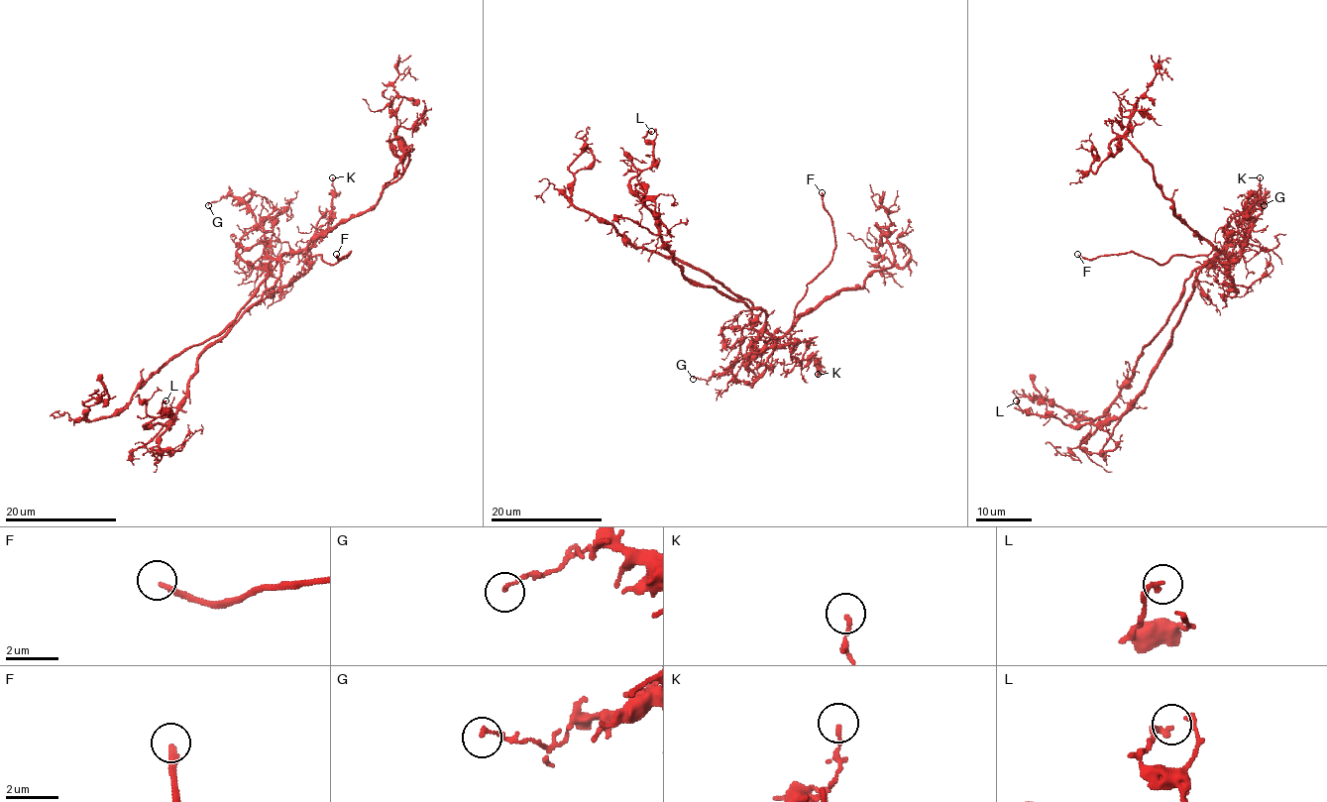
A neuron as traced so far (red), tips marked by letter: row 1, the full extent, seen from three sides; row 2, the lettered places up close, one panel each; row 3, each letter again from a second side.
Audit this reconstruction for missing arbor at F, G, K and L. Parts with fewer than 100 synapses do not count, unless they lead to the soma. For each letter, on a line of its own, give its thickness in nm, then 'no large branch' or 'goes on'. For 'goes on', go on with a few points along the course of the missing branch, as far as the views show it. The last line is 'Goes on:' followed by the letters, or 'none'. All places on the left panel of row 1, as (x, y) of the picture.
F: 220 nm | goes on | (336, 254), (346, 236), (349, 242)
G: 130 nm | no large branch
K: 130 nm | no large branch
L: 220 nm | no large branch
Goes on: F

